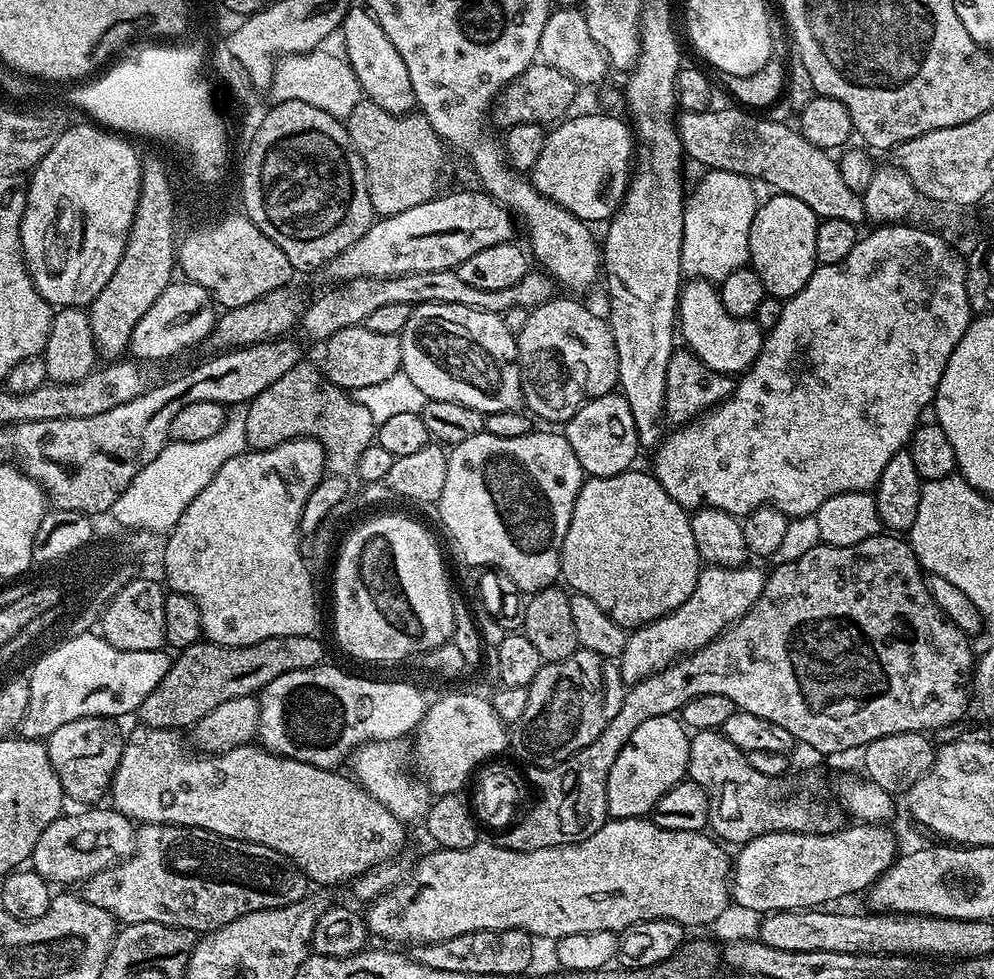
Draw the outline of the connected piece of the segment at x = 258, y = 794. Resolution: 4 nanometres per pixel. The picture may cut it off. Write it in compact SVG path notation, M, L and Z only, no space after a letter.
M136 726L132 733L129 731L125 735L118 770L112 773L111 807L141 825L177 824L183 828L201 828L219 836L278 850L278 854L293 860L316 886L347 885L374 866L399 857L396 855L403 850L405 821L394 818L394 814L361 788L351 775L343 776L340 770L291 760L255 743L243 744L228 752L197 754L191 747L184 748L180 736L179 731L171 728L143 726Z

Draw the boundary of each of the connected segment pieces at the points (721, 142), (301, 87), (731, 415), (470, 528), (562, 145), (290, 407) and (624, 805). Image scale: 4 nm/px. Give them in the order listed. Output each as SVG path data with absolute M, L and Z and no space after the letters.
M738 106L684 112L677 119L685 155L705 169L739 172L748 179L770 184L783 195L806 202L819 219L841 218L859 225L865 221L863 197L846 186L837 161L825 149L806 142L801 133L780 122L754 118Z
M317 50L304 52L301 56L286 56L276 61L272 75L271 98L275 103L306 102L306 106L318 106L326 110L335 120L347 121L348 115L358 106L362 99L360 83L354 74L351 63L332 52Z
M908 222L876 226L871 230L873 232L869 236L861 235L857 239L854 250L850 250L850 254L846 254L842 262L819 265L802 291L784 301L778 326L774 326L765 335L758 358L739 377L735 390L721 404L669 431L660 441L654 452L654 475L666 494L674 498L674 502L678 502L686 510L721 508L741 518L755 508L765 506L777 508L790 518L811 516L820 509L822 502L826 502L826 498L834 498L834 494L875 489L876 483L882 478L882 470L886 470L886 462L890 462L894 454L905 451L913 432L921 423L920 415L927 408L929 411L930 405L935 401L938 382L942 382L946 362L950 362L954 346L962 342L962 334L966 334L974 313L966 298L965 261L944 241L947 239L943 235L927 232L925 228L915 227Z
M533 430L527 432L522 438L498 438L489 432L479 432L474 438L466 438L466 442L455 445L448 452L448 465L446 466L446 486L442 486L442 494L438 501L440 508L440 520L448 531L454 547L460 551L460 556L468 564L486 564L492 570L499 570L507 579L512 579L525 594L533 594L544 588L553 587L561 579L560 555L562 554L562 542L566 538L566 530L570 526L570 518L574 510L574 502L580 493L580 487L584 484L586 473L574 458L574 450L570 450L570 442L559 431L539 432Z
M585 114L573 120L561 119L547 133L542 155L538 157L538 162L534 162L530 173L531 182L540 191L540 195L560 204L567 212L585 222L611 220L624 200L628 181L634 171L634 133L631 127L625 121L623 124L616 116L598 115Z
M307 362L294 365L278 382L266 386L262 394L258 394L253 400L248 401L246 411L243 413L246 426L246 442L248 448L259 450L273 448L287 440L310 439L317 440L324 451L324 462L327 471L334 476L355 477L358 458L366 446L370 446L378 436L378 425L374 418L370 418L370 410L362 406L345 389L339 388L334 382L330 382L324 376L319 367L316 368Z
M675 715L655 716L642 722L642 726L630 734L630 742L622 746L622 754L614 758L614 766L610 766L606 782L609 817L613 820L647 817L658 798L687 777L689 739L689 733Z

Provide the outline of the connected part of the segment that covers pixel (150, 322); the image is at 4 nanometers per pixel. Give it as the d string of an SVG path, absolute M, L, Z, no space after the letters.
M173 282L162 290L162 294L158 294L154 306L138 318L138 326L134 326L134 334L128 343L128 352L140 362L168 360L195 344L203 345L217 319L217 305L205 288L187 282Z

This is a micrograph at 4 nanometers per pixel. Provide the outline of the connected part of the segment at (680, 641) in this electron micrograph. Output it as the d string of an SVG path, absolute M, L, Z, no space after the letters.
M741 566L739 568L701 567L694 594L662 618L641 624L629 635L626 650L619 658L620 676L625 685L631 686L662 671L681 656L688 656L716 640L734 621L742 618L758 602L764 589L765 569Z

